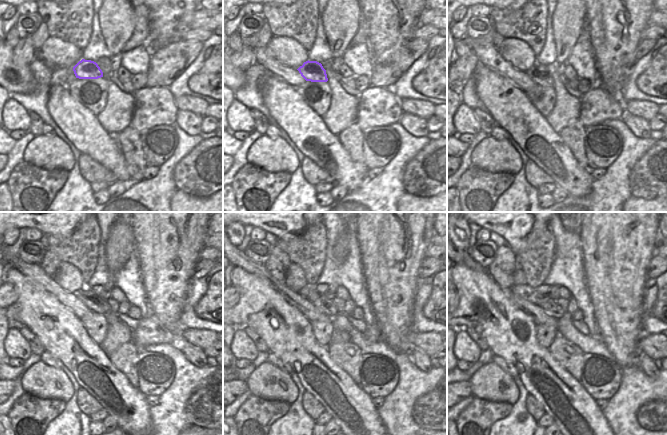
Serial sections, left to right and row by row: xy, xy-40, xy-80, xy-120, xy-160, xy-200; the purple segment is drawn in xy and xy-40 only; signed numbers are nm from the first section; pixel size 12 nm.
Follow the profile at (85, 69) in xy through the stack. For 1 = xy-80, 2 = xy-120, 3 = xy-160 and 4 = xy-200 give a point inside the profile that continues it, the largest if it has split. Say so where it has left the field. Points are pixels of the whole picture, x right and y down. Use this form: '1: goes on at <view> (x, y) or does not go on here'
1: goes on at xy-80 (539, 73)
2: goes on at xy-120 (96, 303)
3: goes on at xy-160 (325, 305)
4: goes on at xy-200 (549, 305)

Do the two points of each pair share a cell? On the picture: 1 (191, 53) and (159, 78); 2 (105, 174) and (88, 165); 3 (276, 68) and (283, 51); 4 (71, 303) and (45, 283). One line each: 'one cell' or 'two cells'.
1: one cell
2: one cell
3: two cells
4: one cell

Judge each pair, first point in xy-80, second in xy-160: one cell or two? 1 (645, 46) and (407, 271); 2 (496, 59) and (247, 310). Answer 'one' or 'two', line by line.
1: two
2: two

